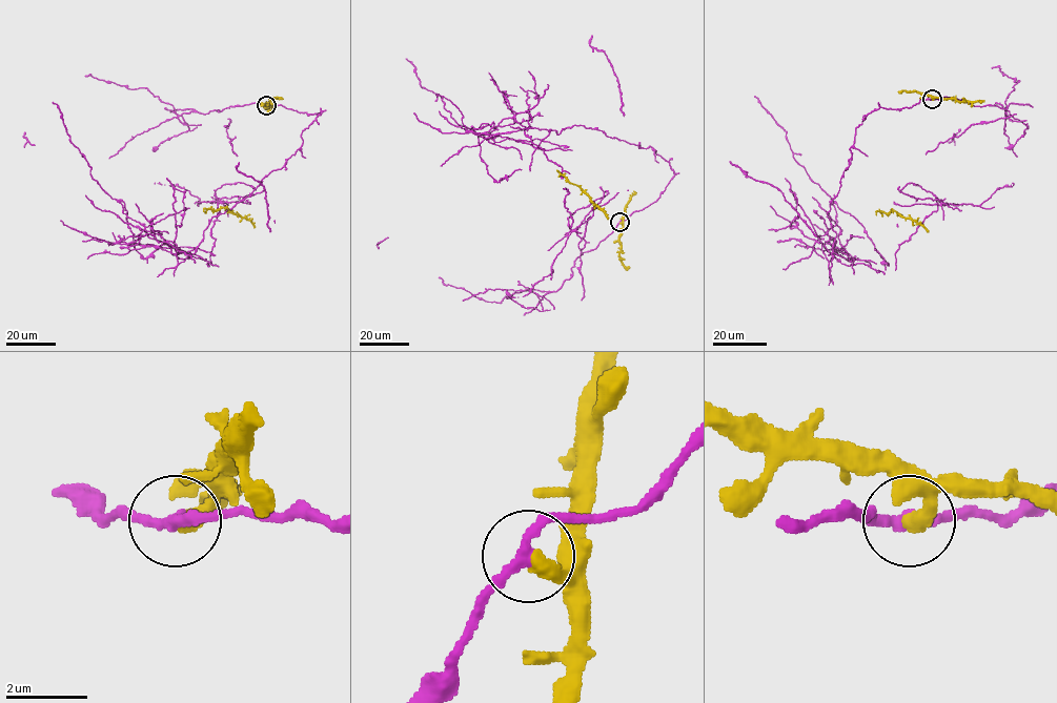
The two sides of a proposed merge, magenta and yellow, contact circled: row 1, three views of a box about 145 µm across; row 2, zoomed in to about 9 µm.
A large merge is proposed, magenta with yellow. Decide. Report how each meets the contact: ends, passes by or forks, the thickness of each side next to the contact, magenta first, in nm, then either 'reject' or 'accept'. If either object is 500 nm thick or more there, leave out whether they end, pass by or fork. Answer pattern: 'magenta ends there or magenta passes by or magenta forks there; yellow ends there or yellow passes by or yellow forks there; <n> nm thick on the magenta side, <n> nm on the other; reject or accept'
magenta passes by; yellow ends there; 280 nm thick on the magenta side, 400 nm on the other; reject

